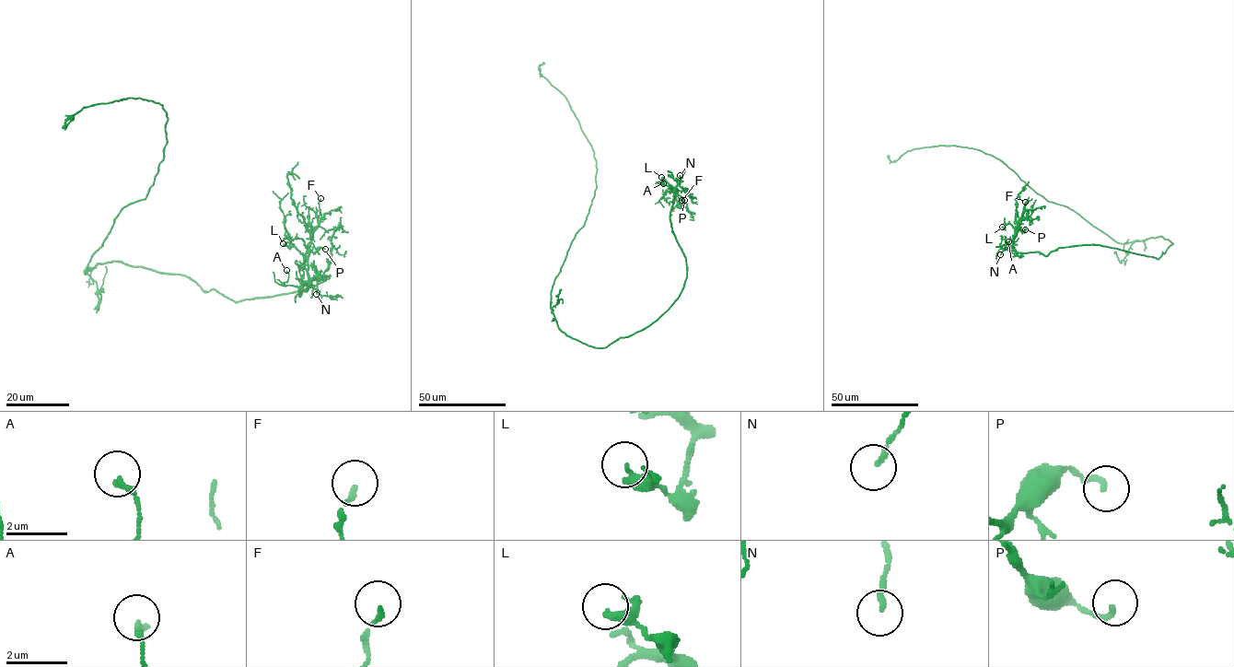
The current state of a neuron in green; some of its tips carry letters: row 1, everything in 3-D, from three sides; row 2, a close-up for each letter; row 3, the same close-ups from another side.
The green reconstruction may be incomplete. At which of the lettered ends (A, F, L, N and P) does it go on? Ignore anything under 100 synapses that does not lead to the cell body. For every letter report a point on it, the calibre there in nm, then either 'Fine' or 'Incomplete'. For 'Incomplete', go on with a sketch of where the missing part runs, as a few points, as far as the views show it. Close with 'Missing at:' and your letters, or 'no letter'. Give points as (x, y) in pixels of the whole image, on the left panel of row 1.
A: Place: (286, 270). Thickness 180 nm. Fine
F: Place: (320, 198). Thickness 140 nm. Fine
L: Place: (283, 243). Thickness 240 nm. Fine
N: Place: (316, 294). Thickness 150 nm. Fine
P: Place: (325, 249). Thickness 160 nm. Fine
Missing at: no letter

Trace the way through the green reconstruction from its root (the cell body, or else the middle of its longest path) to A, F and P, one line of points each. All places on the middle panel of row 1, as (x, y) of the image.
A: (563, 332), (605, 347), (650, 325), (678, 297), (686, 277), (686, 258), (669, 221), (675, 188), (663, 183)
F: (563, 332), (605, 347), (645, 329), (669, 309), (686, 277), (686, 258), (669, 221), (675, 188), (681, 200)
P: (563, 332), (605, 347), (645, 329), (669, 309), (686, 277), (686, 258), (669, 221), (673, 188), (684, 200)

